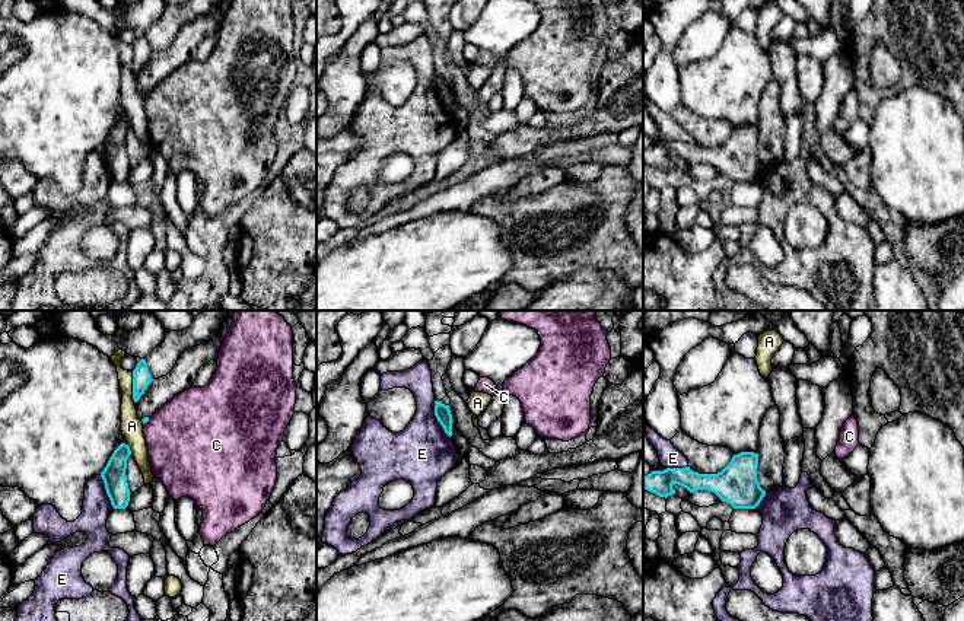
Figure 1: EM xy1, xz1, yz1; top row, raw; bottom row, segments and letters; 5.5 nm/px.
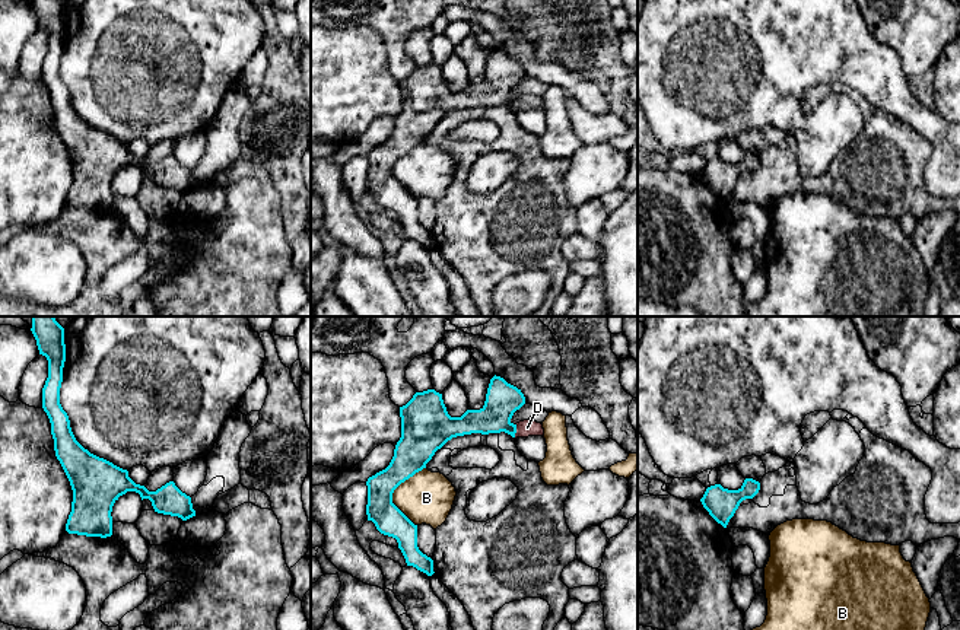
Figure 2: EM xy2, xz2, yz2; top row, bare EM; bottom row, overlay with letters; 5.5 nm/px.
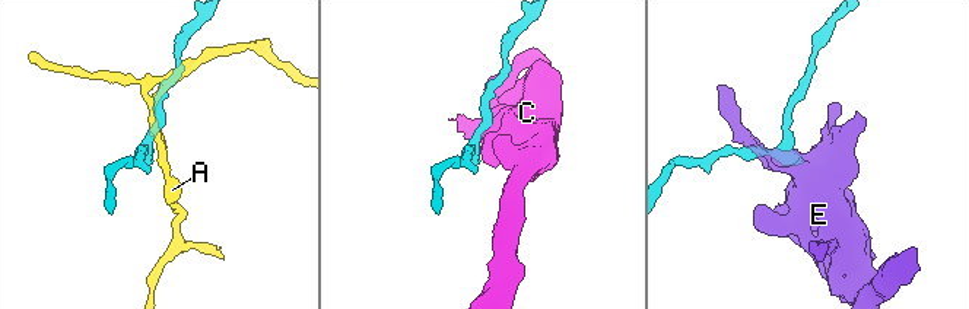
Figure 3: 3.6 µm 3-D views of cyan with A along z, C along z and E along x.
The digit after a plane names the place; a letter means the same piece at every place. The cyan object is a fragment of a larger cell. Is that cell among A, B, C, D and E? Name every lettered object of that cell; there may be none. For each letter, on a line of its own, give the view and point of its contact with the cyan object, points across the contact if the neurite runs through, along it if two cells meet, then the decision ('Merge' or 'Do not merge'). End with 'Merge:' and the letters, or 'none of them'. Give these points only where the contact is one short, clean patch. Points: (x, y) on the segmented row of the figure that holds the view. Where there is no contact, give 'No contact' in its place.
A: Touches cyan at xy1 (133, 387). Do not merge
B: Touches cyan at xz2 (393, 492). Do not merge
C: Touches cyan at xy1 (146, 422). Boundary: xy1 (149, 417), (143, 424). Do not merge
D: Touches cyan at xz2 (515, 430). Path across: xz2 (502, 400), (502, 419), (515, 430), (527, 428). Merge
E: Touches cyan at xy1 (107, 491). Do not merge
Merge: D

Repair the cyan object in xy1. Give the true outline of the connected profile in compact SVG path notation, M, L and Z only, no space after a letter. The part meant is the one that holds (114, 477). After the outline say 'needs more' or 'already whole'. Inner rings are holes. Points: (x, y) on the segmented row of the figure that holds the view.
M121 443L109 458L106 466L101 472L106 494L114 509L125 509L130 501L130 488L127 483L127 459L131 455L130 446Z | already whole

